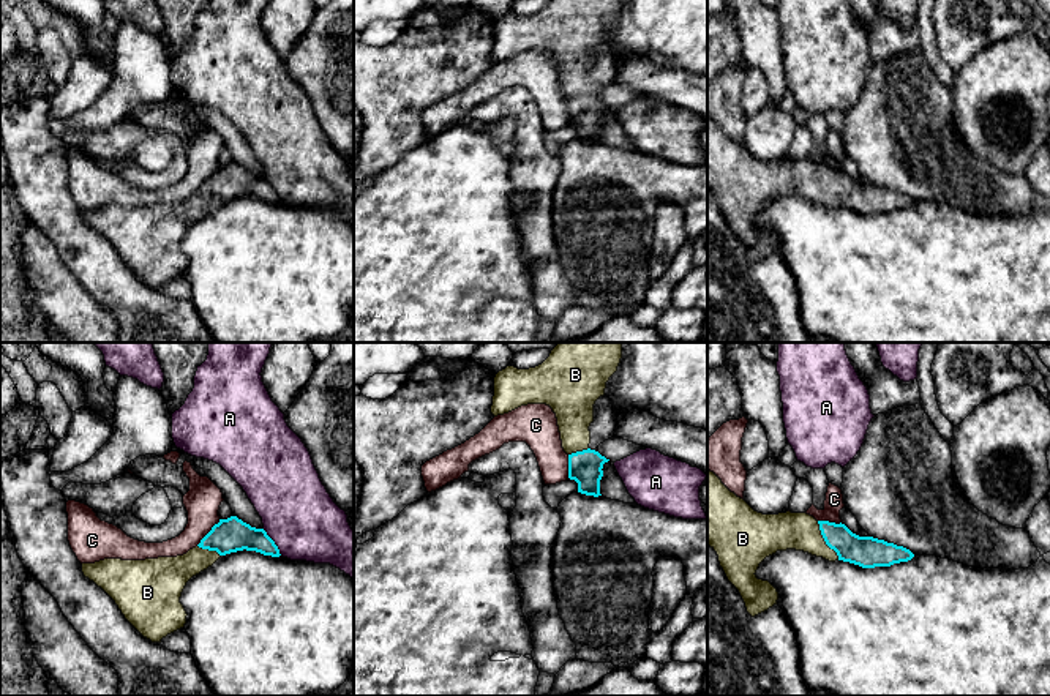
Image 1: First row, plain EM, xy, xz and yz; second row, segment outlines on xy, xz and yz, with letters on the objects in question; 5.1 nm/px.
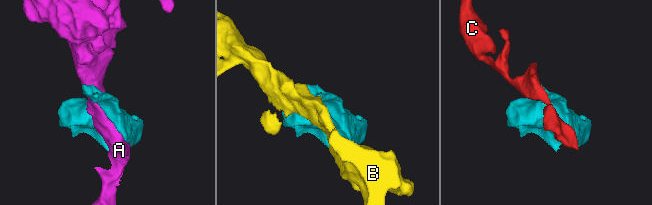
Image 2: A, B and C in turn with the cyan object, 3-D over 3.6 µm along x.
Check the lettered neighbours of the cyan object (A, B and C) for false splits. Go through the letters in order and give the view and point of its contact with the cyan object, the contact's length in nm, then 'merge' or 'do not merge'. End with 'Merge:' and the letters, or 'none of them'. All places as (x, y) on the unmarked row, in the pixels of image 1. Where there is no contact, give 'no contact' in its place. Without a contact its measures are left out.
A: xy (273, 188) | 170 nm | do not merge
B: yz (824, 187) | 240 nm | merge
C: xy (209, 179) | 180 nm | do not merge
Merge: B

